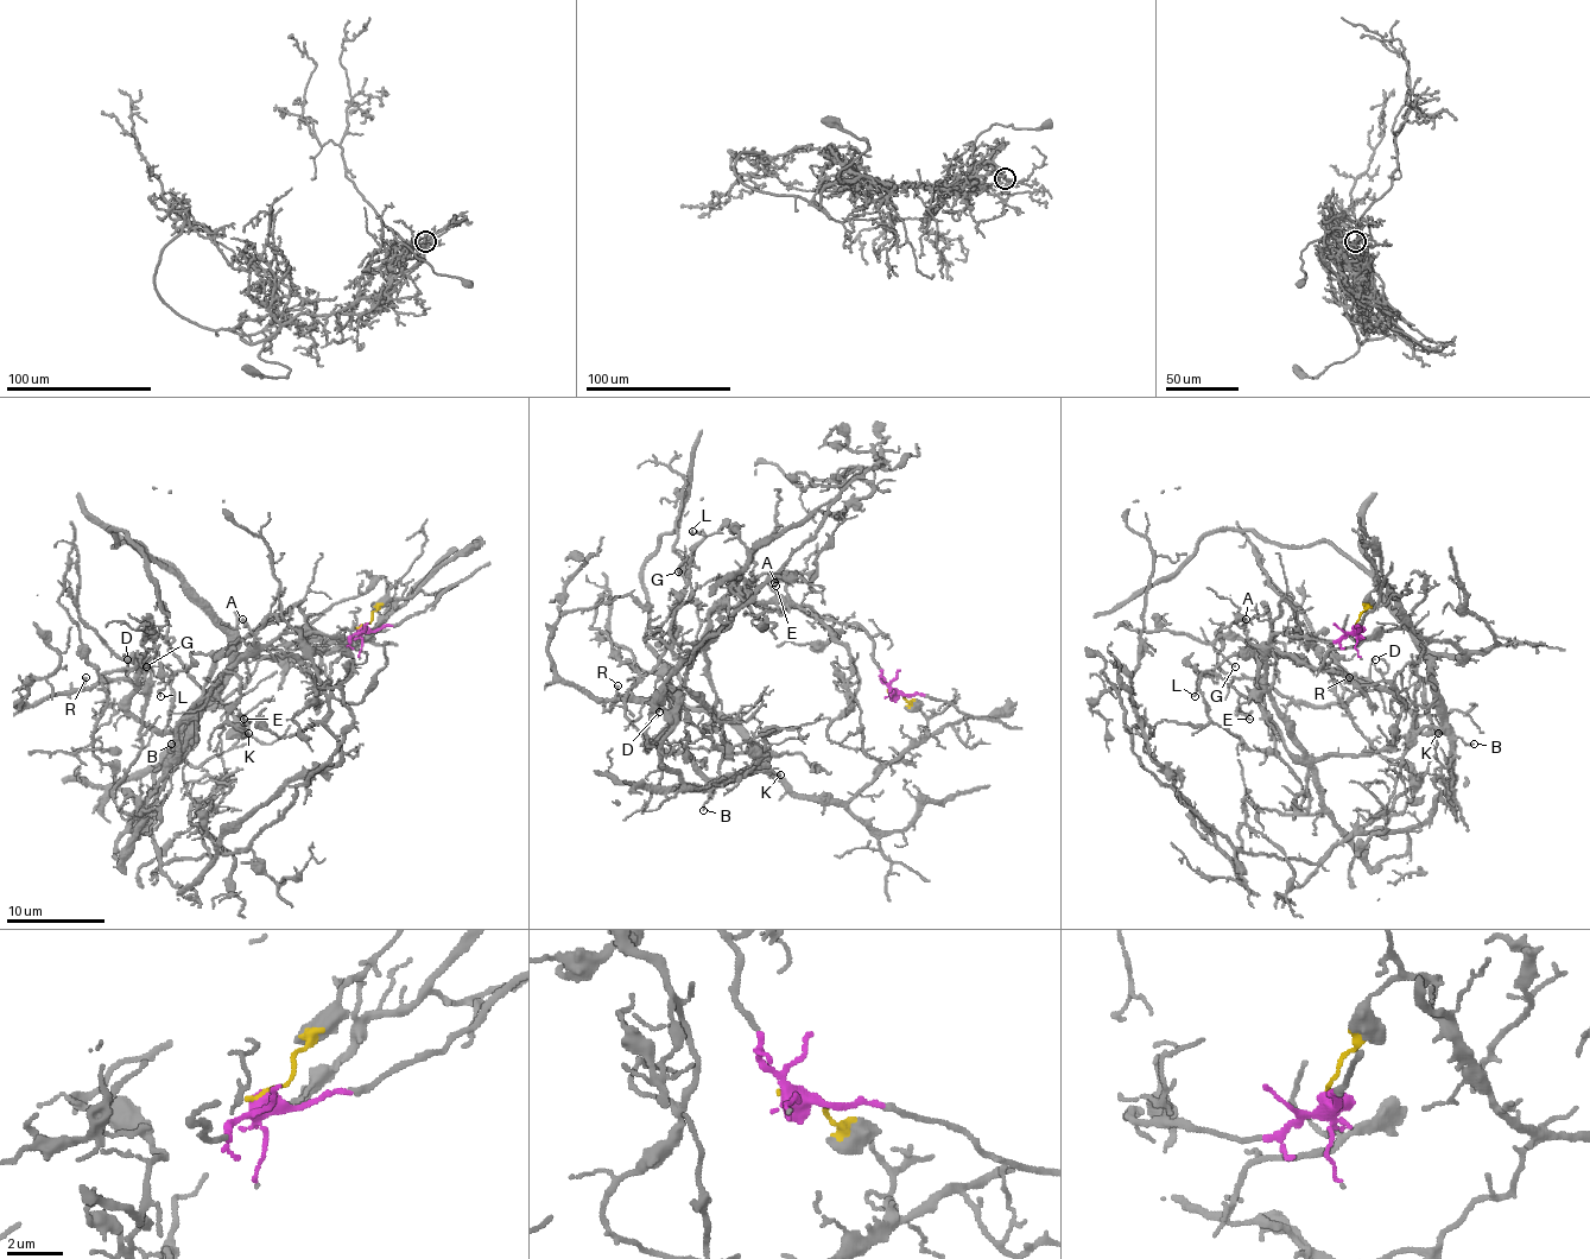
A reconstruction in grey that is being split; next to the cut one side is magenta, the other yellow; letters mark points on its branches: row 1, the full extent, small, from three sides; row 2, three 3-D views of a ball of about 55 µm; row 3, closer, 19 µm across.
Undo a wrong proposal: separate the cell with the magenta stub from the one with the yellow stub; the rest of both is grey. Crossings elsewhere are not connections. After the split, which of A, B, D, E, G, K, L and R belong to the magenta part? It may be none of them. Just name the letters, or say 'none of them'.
A, E

